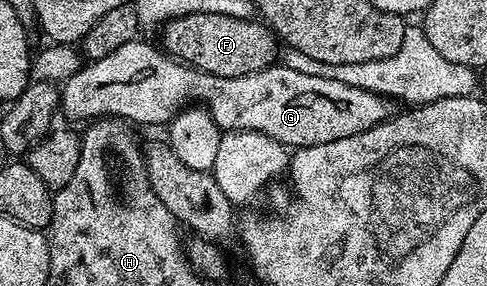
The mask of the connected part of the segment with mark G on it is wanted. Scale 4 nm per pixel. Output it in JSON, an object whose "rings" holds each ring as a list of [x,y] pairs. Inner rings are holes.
{"rings":[[[134,40],[123,44],[123,48],[115,48],[111,56],[103,56],[86,61],[81,69],[63,82],[60,87],[62,115],[66,114],[73,122],[84,123],[86,120],[110,117],[119,118],[126,123],[138,122],[141,126],[161,126],[172,122],[178,110],[190,104],[200,104],[211,120],[222,132],[230,130],[254,130],[260,134],[271,136],[286,148],[300,148],[327,144],[331,140],[343,140],[347,136],[355,136],[359,132],[367,132],[379,124],[383,124],[395,113],[395,106],[388,98],[375,92],[367,92],[363,88],[355,88],[351,84],[343,84],[325,74],[311,76],[299,72],[296,65],[281,66],[274,64],[265,70],[251,72],[247,76],[224,78],[211,76],[207,72],[178,62],[176,58],[166,54],[156,45],[151,46],[142,40]]]}

